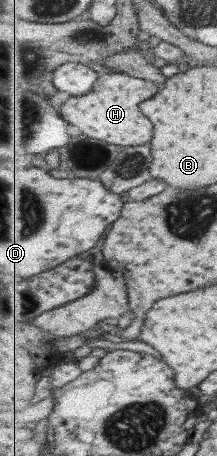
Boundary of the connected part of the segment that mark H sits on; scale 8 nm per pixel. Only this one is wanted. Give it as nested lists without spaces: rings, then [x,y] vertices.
[[[108,72],[98,78],[92,89],[92,95],[70,96],[60,107],[60,114],[66,122],[80,127],[82,133],[90,137],[125,148],[144,145],[152,141],[154,125],[144,112],[140,111],[140,103],[152,99],[159,93],[160,88],[161,86],[156,82],[139,79],[122,72]]]

